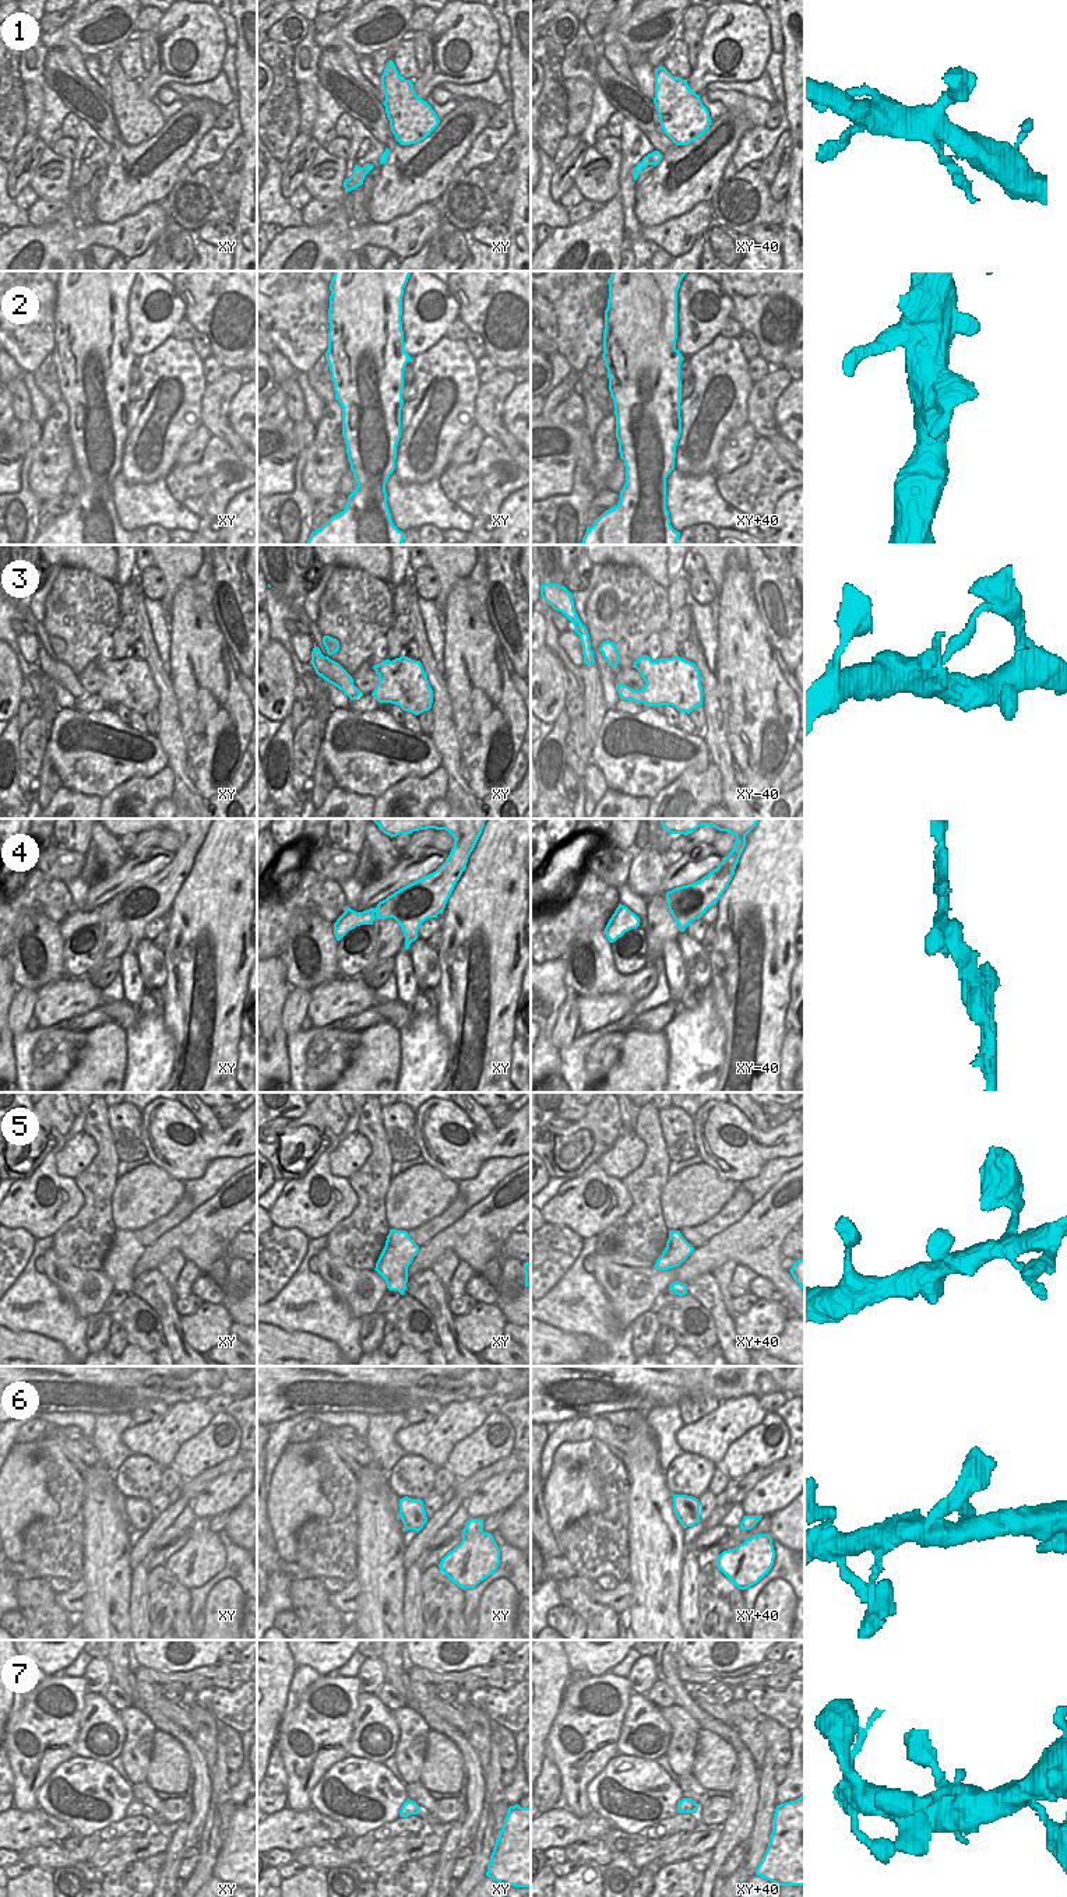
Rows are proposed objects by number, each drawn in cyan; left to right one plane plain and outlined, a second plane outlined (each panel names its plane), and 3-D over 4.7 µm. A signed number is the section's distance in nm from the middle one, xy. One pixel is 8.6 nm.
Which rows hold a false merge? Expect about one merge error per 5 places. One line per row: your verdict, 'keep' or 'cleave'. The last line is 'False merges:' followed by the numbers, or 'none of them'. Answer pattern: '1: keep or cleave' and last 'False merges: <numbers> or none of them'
1: keep
2: keep
3: keep
4: keep
5: keep
6: keep
7: keep
False merges: none of them

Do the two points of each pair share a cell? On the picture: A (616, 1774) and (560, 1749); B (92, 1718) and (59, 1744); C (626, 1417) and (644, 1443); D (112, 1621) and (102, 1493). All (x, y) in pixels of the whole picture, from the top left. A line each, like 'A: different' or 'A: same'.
A: different
B: different
C: different
D: same

